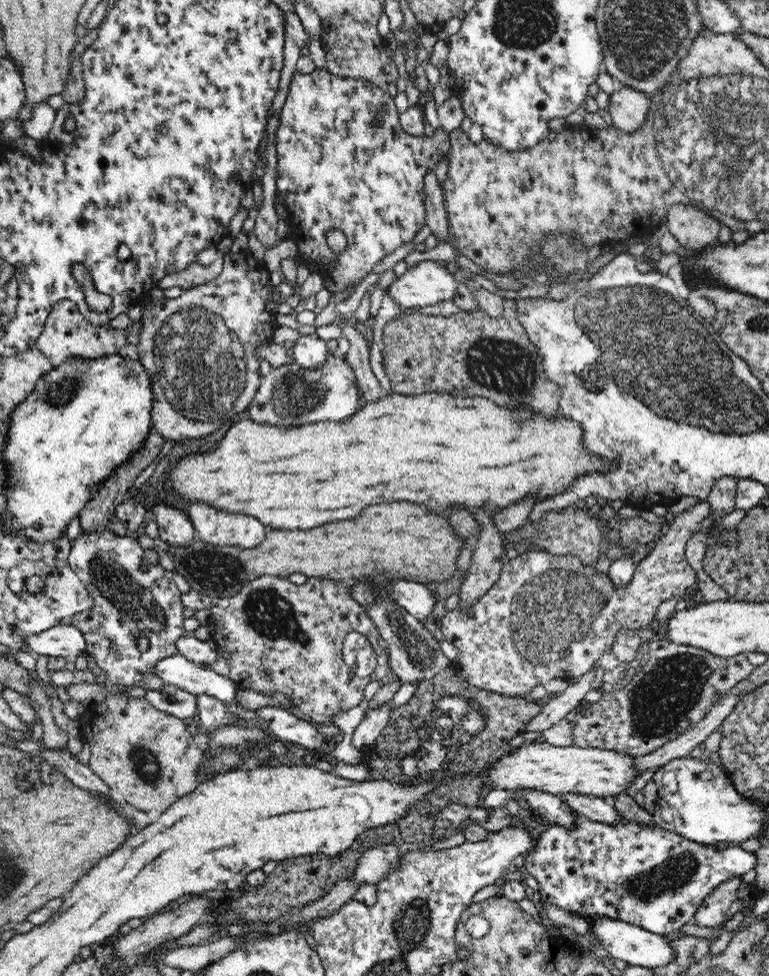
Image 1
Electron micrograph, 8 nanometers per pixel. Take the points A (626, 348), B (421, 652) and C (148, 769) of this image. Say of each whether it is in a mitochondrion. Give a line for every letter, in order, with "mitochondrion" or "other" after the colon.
A: mitochondrion
B: mitochondrion
C: mitochondrion

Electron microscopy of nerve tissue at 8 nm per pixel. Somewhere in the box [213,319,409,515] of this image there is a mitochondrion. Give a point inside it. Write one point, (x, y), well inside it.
(293, 395)

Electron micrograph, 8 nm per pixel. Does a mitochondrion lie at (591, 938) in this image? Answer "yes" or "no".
no

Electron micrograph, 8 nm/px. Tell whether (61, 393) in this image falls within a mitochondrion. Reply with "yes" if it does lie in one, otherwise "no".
yes

